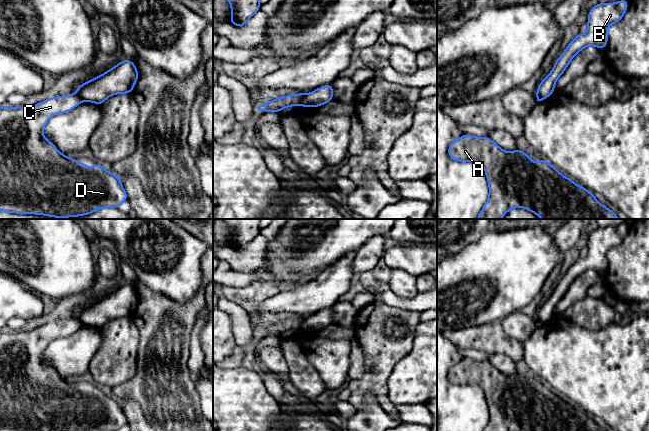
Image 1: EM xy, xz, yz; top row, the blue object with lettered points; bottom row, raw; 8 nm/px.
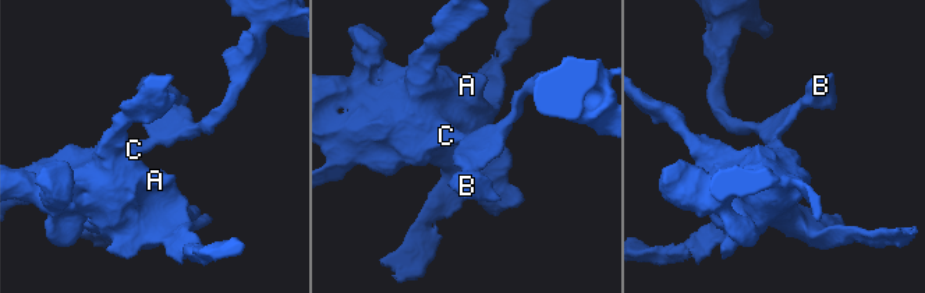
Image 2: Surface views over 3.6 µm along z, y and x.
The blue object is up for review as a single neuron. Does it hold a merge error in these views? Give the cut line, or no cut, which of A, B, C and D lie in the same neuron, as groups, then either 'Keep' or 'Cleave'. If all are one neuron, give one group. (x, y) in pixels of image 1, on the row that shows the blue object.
Split along xz (304, 95), (299, 104). Groups: A C D / B. Cleave

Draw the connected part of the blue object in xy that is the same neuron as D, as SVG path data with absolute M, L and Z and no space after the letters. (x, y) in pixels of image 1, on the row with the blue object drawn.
M77 93L49 98L36 105L30 107L0 107L0 211L19 214L38 214L57 218L67 218L83 216L93 213L101 208L118 208L124 201L128 200L127 193L123 189L119 176L107 172L100 162L98 162L91 169L88 168L85 162L81 164L74 158L68 158L66 155L61 154L58 149L48 139L43 136L43 130L49 119L56 114L63 114L71 111L82 102L82 99Z

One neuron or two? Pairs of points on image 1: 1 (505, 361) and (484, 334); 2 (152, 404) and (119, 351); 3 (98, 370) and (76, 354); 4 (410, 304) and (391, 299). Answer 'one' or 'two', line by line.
1: two
2: two
3: two
4: one

